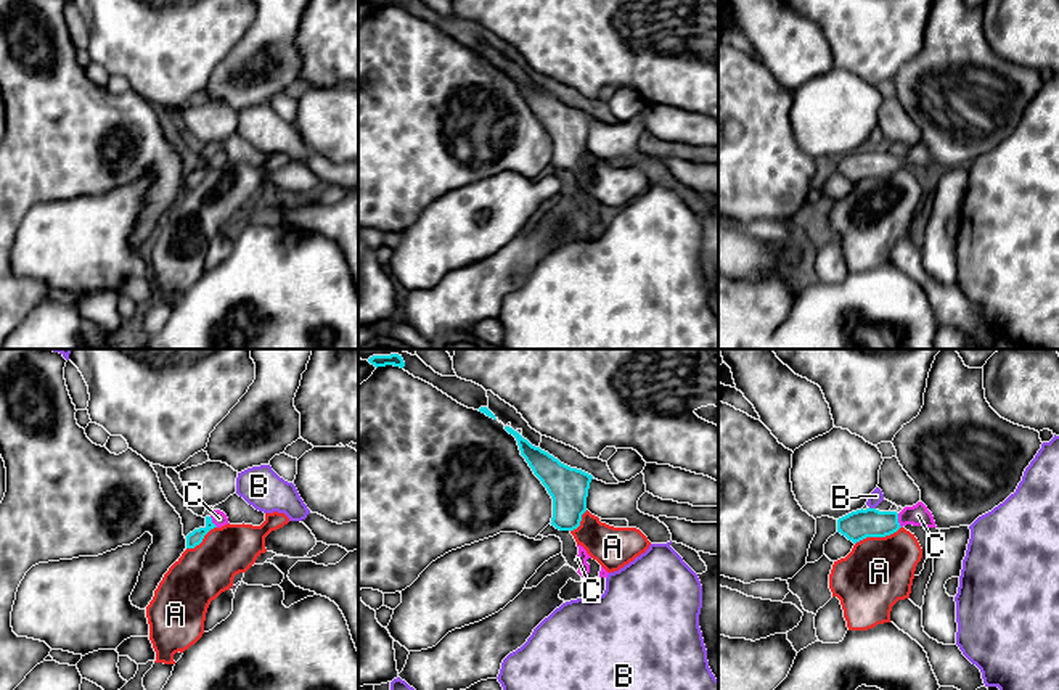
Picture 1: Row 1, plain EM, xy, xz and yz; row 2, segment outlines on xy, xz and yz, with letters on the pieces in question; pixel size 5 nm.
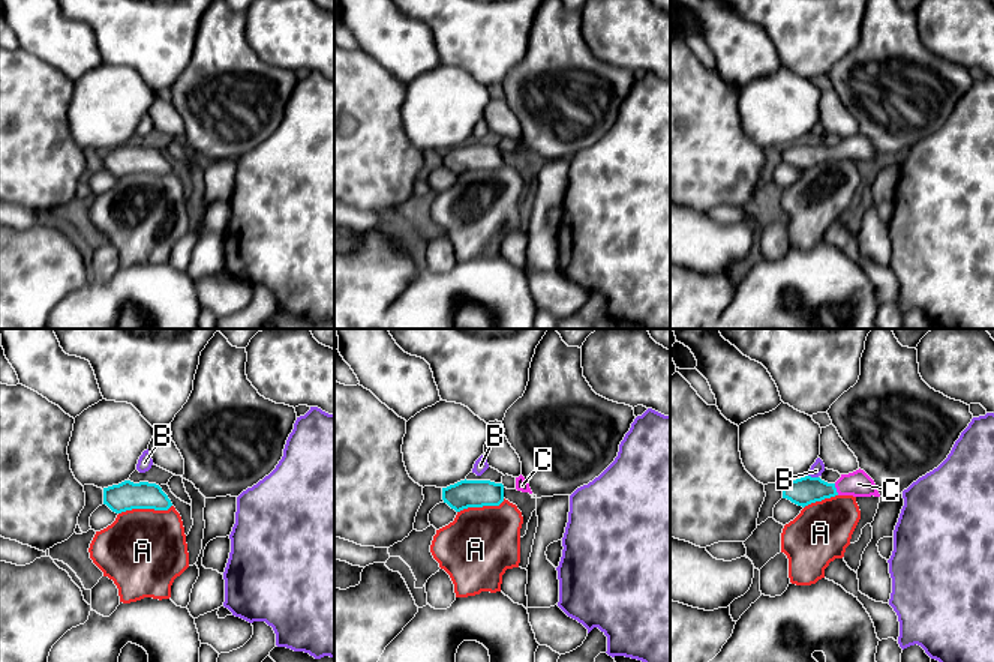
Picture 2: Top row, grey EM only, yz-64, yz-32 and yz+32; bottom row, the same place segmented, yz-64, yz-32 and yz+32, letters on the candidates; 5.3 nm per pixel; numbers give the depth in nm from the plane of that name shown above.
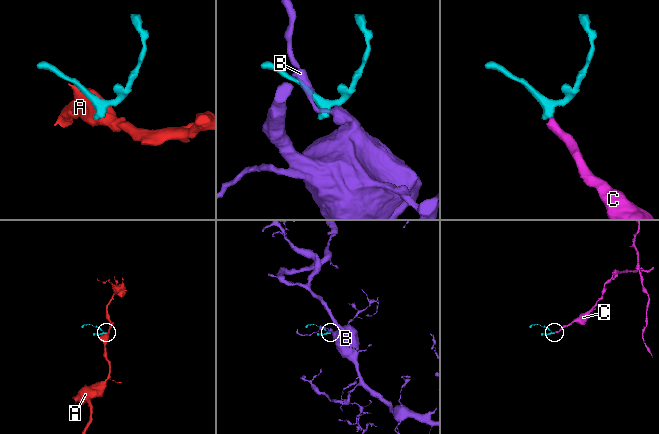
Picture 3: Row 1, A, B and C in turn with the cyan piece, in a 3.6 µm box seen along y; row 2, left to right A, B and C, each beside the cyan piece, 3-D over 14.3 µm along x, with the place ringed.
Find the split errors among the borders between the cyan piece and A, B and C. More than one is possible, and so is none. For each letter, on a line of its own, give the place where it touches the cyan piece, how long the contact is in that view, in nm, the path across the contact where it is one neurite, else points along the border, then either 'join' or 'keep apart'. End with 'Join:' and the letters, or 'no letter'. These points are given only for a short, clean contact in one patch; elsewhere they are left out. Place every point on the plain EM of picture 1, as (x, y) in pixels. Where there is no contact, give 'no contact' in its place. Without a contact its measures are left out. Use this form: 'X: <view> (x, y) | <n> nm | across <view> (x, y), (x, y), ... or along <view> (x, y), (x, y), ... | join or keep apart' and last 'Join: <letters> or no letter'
A: yz (878, 176) | 240 nm | keep apart
B: yz (873, 148) | 30 nm | keep apart
C: yz (897, 160) | 80 nm | across yz (858, 164), (897, 160), (918, 155) | join
Join: C

